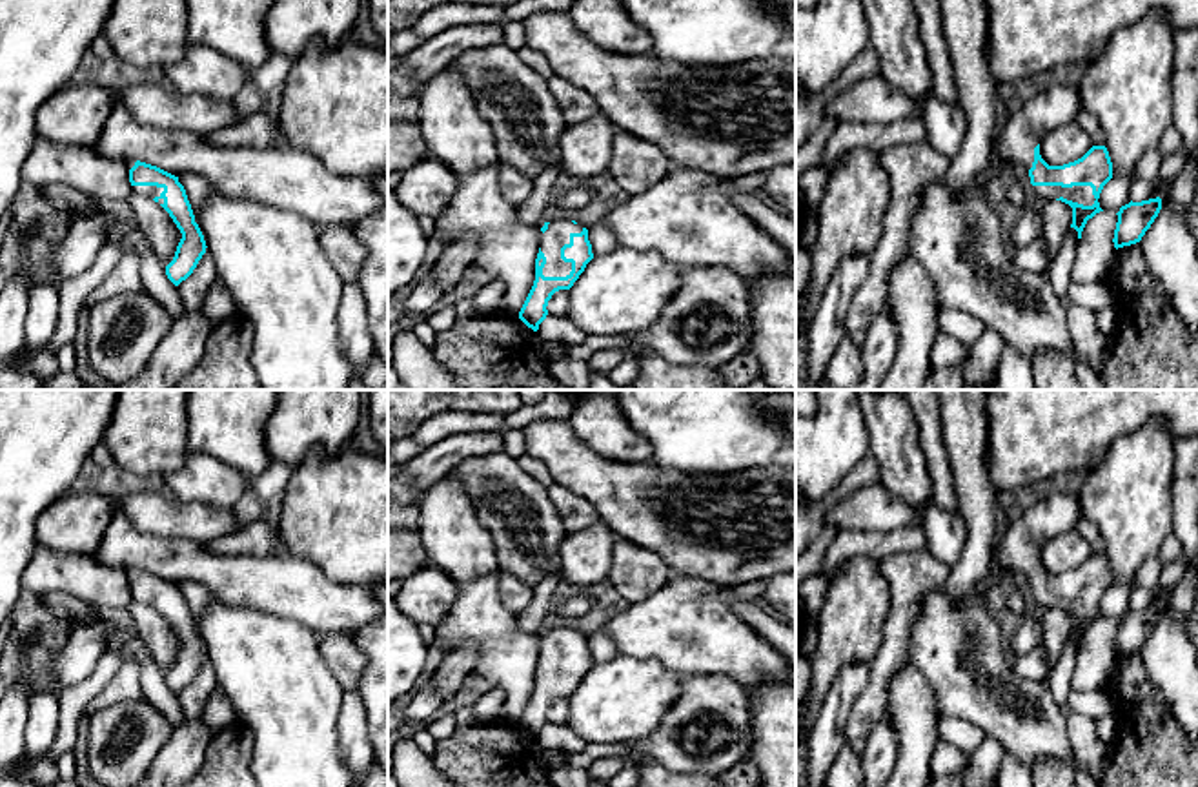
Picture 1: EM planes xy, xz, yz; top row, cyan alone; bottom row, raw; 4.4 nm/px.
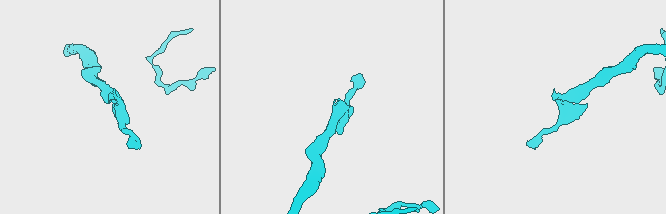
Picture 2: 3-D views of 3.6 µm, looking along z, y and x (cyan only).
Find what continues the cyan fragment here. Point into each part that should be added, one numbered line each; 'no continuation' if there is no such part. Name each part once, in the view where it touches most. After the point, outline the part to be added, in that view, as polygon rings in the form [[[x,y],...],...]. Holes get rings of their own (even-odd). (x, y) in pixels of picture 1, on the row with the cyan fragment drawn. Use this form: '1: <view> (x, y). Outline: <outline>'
1: xz (558, 234). Outline: [[[539,220],[539,248],[546,257],[546,264],[543,268],[544,277],[566,277],[572,271],[572,262],[564,262],[561,259],[561,248],[570,244],[572,233],[581,233],[583,226],[574,224],[572,220],[553,220],[548,224],[548,230],[543,233],[541,228],[544,226]]]

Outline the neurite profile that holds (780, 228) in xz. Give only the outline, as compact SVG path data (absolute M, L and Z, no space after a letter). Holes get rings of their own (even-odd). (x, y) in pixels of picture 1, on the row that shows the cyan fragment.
M723 179L721 184L734 206L796 259L796 224L770 210L756 191L736 189L732 179Z

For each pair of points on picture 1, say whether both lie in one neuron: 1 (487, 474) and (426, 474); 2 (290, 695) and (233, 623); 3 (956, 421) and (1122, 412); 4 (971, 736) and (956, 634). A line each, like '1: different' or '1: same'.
1: different
2: same
3: different
4: different

